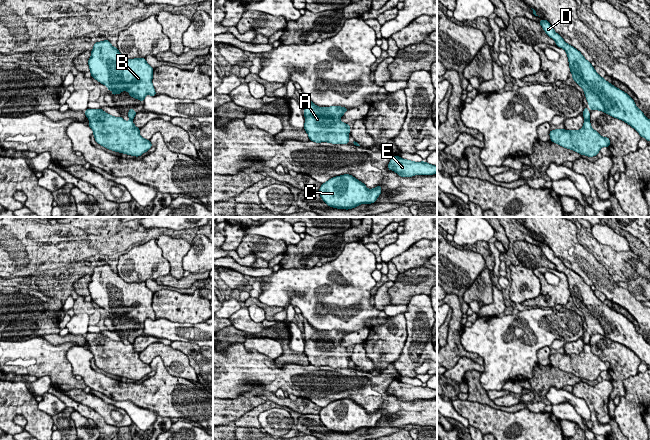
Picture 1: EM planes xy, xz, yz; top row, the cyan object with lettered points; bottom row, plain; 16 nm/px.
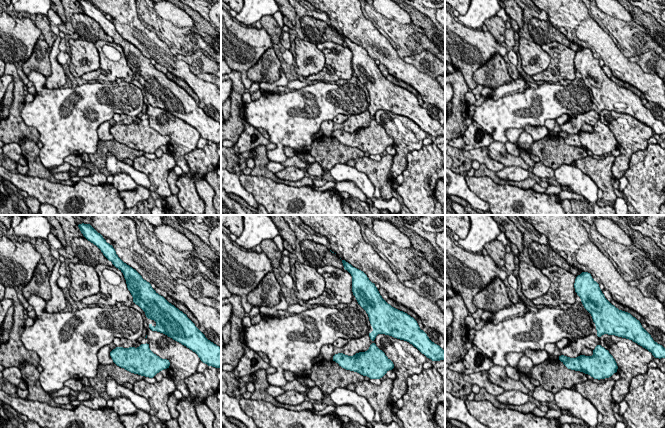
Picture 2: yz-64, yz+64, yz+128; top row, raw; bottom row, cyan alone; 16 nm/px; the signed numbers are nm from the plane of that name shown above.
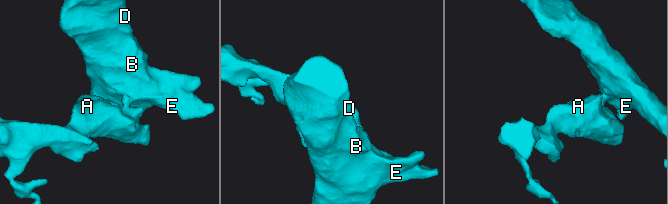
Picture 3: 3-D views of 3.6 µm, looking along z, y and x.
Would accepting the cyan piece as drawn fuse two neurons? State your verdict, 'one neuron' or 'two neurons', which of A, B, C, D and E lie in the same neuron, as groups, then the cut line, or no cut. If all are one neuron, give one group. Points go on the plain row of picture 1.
two neurons; groups A / B C D E; cut yz (585, 343), (588, 344)

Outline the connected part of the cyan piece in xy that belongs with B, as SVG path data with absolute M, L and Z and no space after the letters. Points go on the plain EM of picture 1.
M108 264L96 266L88 284L91 300L112 314L112 319L127 315L130 321L144 325L146 319L155 320L156 316L152 308L153 292L146 286L145 282L125 282Z

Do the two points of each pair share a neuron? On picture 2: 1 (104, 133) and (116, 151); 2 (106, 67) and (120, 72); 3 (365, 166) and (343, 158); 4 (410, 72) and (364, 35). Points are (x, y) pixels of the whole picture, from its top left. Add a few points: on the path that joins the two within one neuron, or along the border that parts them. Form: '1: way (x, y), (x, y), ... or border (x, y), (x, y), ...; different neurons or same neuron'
1: border (99, 139), (113, 140); different neurons
2: way (109, 69), (117, 70); same neuron
3: border (363, 155), (354, 159); different neurons
4: way (398, 63), (388, 52), (376, 44); same neuron

